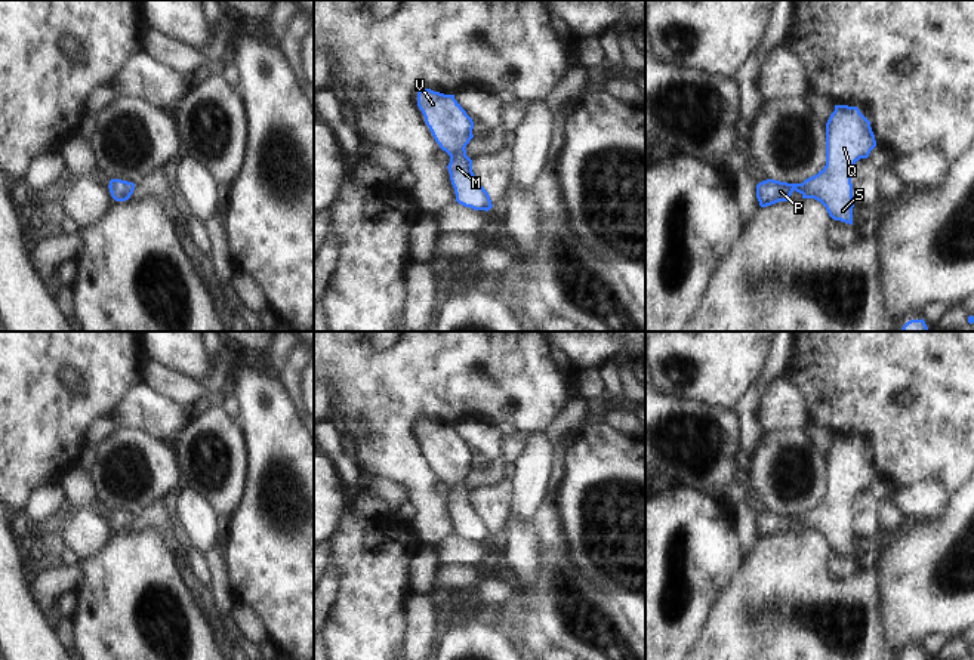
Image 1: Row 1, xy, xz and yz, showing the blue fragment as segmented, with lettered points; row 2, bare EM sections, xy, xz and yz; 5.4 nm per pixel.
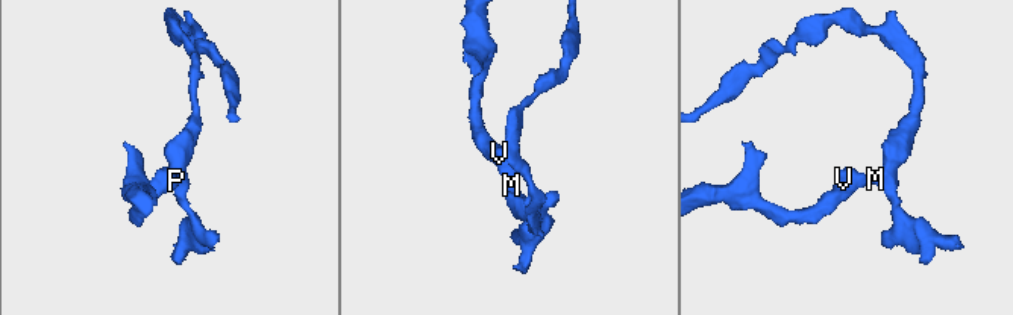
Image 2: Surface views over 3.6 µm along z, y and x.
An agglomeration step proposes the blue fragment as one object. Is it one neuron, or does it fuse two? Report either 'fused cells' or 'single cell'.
single cell

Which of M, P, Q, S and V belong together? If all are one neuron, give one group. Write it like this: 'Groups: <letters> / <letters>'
Groups: M P Q S V

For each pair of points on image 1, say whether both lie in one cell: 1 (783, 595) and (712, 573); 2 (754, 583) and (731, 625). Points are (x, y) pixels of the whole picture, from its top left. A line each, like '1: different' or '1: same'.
1: different
2: same

